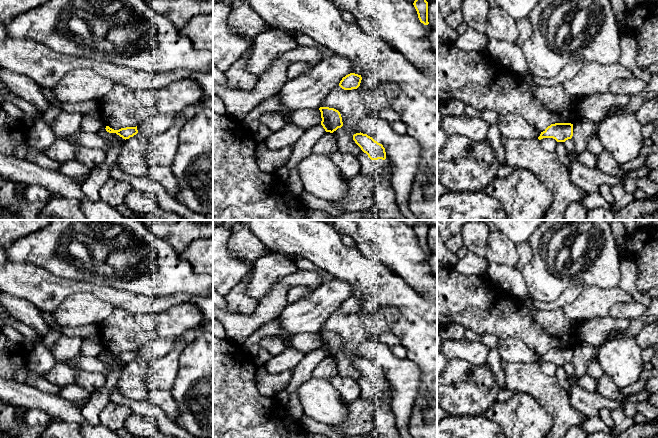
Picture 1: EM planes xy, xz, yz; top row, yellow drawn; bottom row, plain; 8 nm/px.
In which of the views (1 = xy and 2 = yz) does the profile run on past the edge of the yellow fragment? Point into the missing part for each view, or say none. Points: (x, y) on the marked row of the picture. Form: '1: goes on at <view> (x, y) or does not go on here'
1: does not go on here
2: does not go on here

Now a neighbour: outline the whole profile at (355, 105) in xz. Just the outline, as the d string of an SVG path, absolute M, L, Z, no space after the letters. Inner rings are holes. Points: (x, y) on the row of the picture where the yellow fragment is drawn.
M394 83L366 90L344 90L339 85L334 87L325 96L321 107L334 108L341 114L343 126L333 132L338 151L358 157L362 150L353 140L353 135L360 133L359 123L382 108L391 107L392 100L400 91Z

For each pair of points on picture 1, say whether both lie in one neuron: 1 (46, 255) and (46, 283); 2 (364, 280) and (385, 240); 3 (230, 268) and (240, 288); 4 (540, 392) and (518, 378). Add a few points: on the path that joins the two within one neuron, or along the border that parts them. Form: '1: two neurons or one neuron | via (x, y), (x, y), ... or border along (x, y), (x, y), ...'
1: two neurons | border along (24, 262), (38, 265), (59, 277), (68, 279)
2: two neurons | border along (355, 247), (364, 255), (378, 259), (394, 273)
3: two neurons | border along (251, 263), (250, 271), (224, 296)
4: one neuron | via (535, 387), (526, 378), (523, 378)

